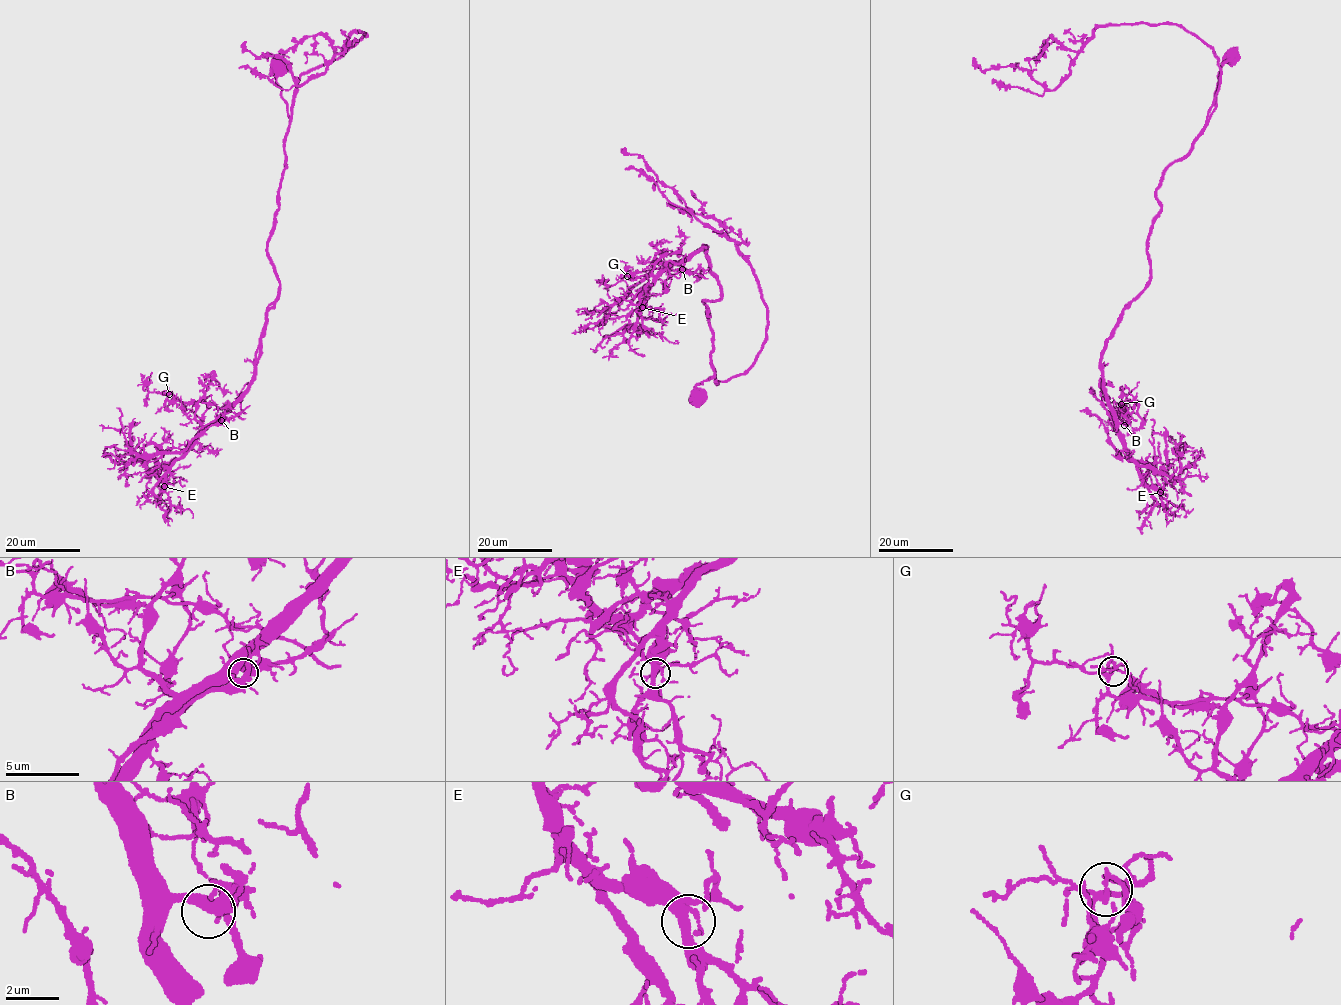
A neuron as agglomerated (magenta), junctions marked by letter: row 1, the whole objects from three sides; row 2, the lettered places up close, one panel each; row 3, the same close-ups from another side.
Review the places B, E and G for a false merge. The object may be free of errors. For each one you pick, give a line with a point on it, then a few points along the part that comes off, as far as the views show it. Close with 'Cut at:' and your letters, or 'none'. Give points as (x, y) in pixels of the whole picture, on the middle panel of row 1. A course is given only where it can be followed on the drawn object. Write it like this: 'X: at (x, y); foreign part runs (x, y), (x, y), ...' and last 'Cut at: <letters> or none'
G: at (627, 276); foreign part runs (627, 277), (626, 274), (659, 269), (686, 269), (708, 278)
Cut at: G

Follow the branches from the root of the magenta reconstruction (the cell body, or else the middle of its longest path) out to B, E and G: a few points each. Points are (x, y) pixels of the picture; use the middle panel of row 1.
B: (696, 398), (696, 385), (715, 373), (703, 301), (717, 300), (723, 291), (705, 246), (682, 269)
E: (696, 398), (696, 385), (715, 373), (703, 301), (723, 291), (705, 246), (647, 284), (642, 307)
G: (696, 398), (696, 385), (715, 373), (703, 301), (717, 300), (723, 291), (705, 246), (680, 271), (627, 277)

